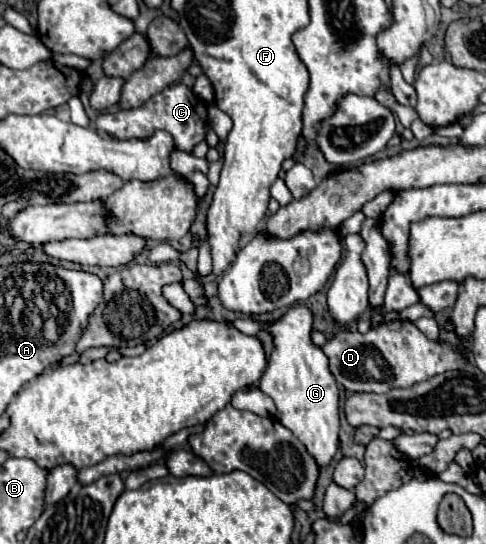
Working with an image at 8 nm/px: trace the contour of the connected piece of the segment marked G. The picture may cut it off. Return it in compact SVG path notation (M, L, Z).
M292 307L280 321L272 325L260 325L253 318L234 319L228 325L246 335L255 335L260 329L266 329L274 337L274 351L262 375L260 389L276 403L276 419L294 433L310 457L314 457L316 465L326 469L338 451L338 387L328 369L326 355L310 341L310 311L306 307Z

